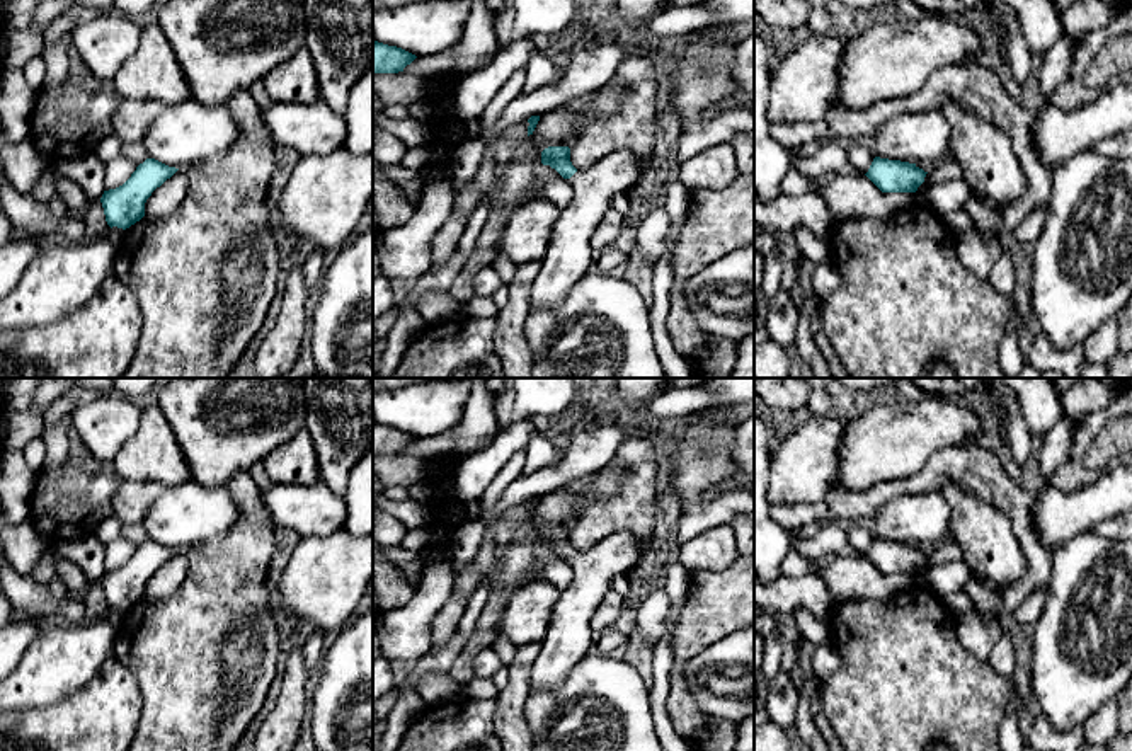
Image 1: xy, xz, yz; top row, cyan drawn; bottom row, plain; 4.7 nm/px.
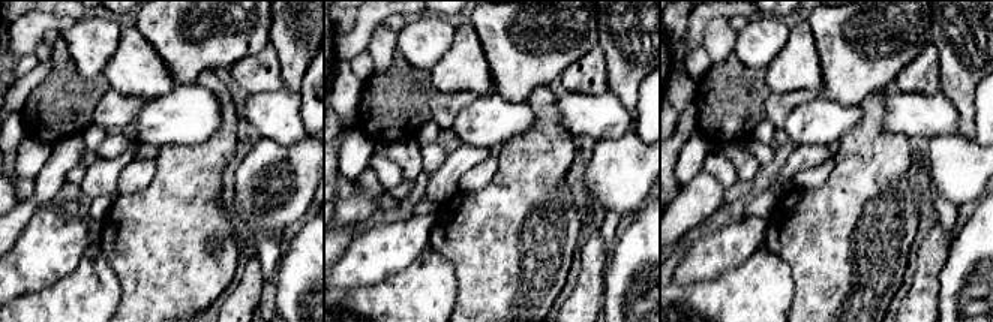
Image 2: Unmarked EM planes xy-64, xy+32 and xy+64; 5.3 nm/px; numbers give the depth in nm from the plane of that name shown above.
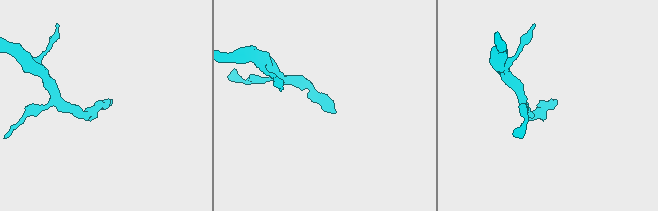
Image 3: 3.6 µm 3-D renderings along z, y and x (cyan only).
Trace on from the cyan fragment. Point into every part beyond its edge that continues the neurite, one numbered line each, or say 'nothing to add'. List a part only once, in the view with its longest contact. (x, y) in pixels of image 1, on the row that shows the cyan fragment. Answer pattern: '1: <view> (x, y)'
1: xz (569, 256)

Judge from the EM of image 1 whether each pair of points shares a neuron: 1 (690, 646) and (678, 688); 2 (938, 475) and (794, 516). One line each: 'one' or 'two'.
1: one
2: one

